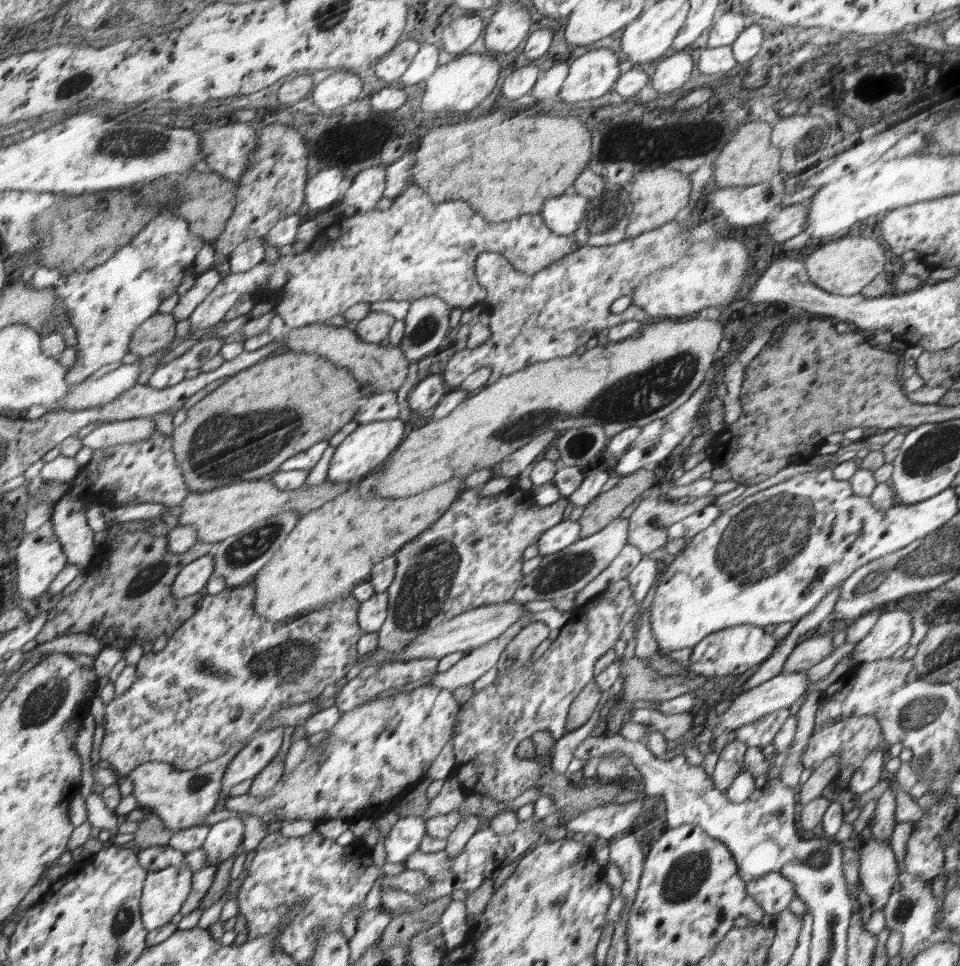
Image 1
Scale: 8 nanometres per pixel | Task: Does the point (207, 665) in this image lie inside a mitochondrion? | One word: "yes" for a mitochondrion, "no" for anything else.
yes

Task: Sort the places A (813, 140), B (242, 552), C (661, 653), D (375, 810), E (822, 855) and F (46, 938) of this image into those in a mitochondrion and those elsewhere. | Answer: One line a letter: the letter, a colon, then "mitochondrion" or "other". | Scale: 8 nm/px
A: mitochondrion
B: mitochondrion
C: other
D: other
E: mitochondrion
F: other

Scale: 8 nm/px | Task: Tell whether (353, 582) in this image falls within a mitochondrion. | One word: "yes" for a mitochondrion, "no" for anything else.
no

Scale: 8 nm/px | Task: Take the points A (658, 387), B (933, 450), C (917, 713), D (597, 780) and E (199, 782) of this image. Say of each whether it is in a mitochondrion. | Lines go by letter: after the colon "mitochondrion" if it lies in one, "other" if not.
A: mitochondrion
B: mitochondrion
C: mitochondrion
D: other
E: mitochondrion

